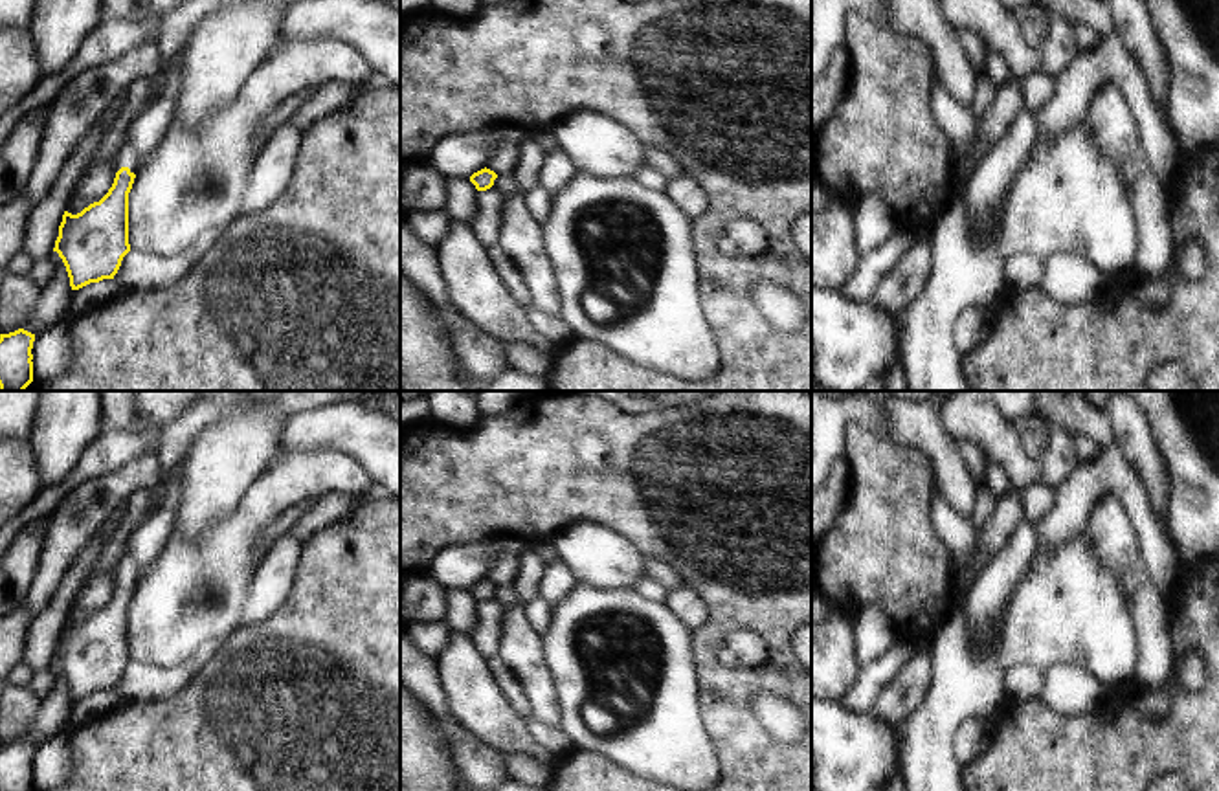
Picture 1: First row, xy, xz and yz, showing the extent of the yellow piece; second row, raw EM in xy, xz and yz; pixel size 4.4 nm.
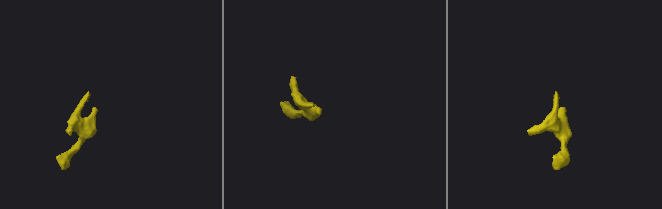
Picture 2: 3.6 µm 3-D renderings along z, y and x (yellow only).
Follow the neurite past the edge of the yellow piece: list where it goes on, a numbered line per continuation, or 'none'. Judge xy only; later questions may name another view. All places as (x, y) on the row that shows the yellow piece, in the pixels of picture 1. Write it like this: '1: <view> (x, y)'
1: xy (125, 153)

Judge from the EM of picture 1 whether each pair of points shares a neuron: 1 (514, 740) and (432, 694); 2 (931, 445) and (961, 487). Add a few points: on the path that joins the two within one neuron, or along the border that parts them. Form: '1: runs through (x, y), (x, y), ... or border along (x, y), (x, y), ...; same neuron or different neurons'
1: border along (434, 659), (448, 716); different neurons
2: runs through (942, 456), (951, 476); same neuron

